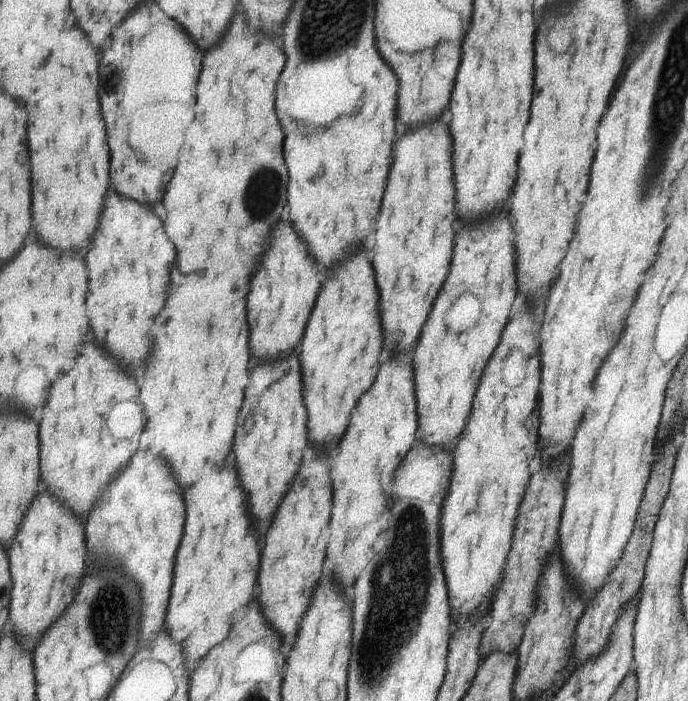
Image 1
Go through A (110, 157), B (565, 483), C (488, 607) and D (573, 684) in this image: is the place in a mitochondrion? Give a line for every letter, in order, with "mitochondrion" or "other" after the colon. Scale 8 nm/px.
A: other
B: other
C: other
D: other

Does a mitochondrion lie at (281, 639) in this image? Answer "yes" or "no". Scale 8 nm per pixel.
no

